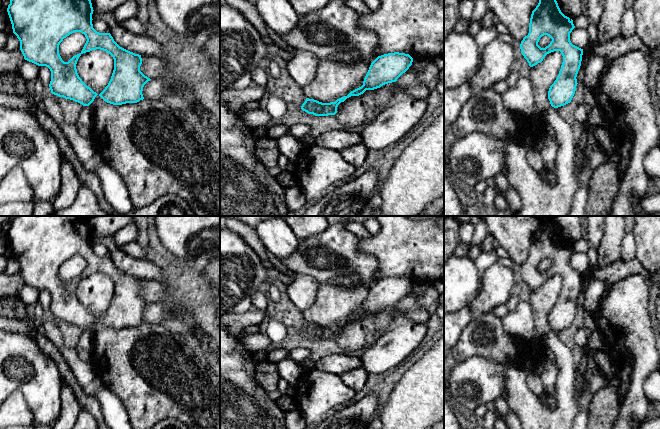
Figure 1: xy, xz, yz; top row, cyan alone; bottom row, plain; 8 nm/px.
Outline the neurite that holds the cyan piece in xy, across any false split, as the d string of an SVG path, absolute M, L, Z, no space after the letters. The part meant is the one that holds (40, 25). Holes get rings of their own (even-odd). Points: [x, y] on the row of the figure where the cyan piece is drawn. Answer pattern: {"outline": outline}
{"outline": "M10 0L7 8L13 33L20 41L24 59L50 69L49 87L52 94L89 106L98 94L79 77L76 64L83 53L100 49L113 57L114 70L108 85L99 96L113 105L137 103L143 100L143 87L151 79L140 71L141 55L120 47L110 33L97 32L92 24L93 11L91 0ZM74 32L84 34L87 41L79 54L64 62L59 54L59 45L64 38Z"}

